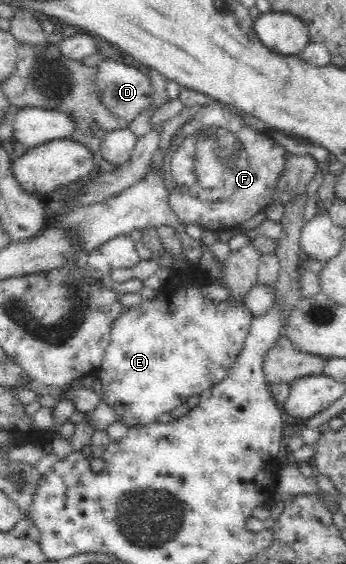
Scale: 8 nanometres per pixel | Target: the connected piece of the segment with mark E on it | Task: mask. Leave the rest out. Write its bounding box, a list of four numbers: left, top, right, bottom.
[96,264,254,428]

